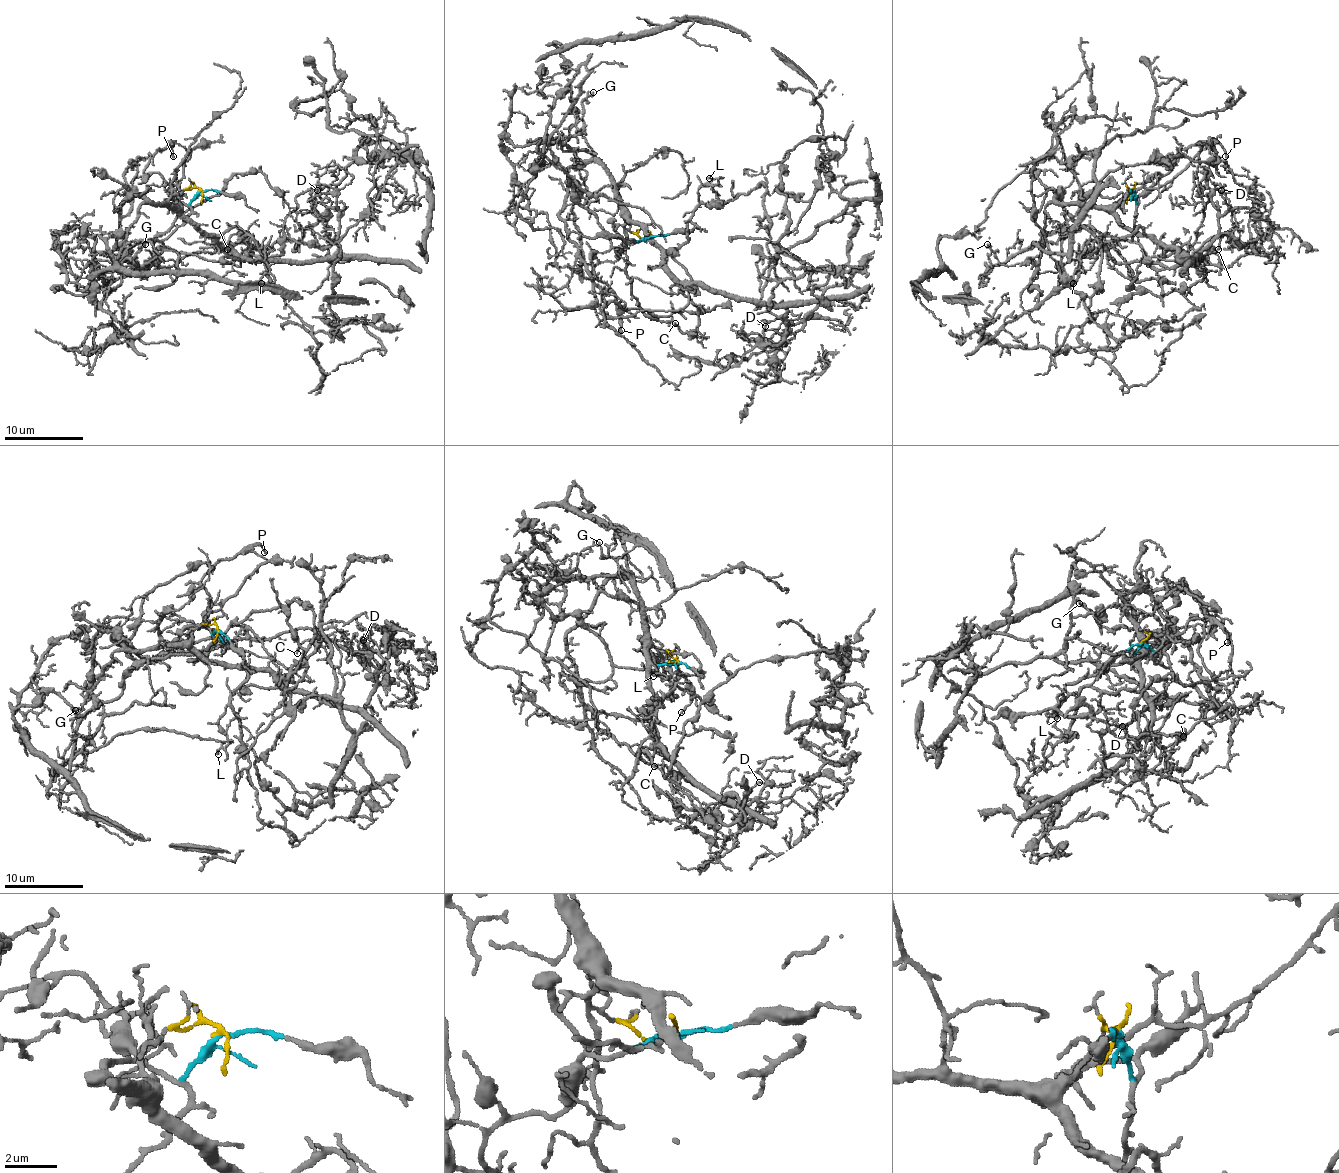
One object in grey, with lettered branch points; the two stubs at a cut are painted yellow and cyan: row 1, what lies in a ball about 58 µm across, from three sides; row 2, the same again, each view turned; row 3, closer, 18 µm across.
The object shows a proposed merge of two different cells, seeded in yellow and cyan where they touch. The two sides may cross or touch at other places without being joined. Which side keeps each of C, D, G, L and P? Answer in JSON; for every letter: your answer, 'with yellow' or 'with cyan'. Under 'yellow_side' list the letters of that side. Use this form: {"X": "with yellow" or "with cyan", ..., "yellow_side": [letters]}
{"C": "with yellow", "D": "with yellow", "G": "with yellow", "L": "with yellow", "P": "with cyan", "yellow_side": ["C", "D", "G", "L"]}

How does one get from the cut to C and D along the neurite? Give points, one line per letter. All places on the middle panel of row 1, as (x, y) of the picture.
C: (649, 236), (625, 224), (633, 220), (645, 232), (696, 307), (698, 327), (682, 333), (674, 323)
D: (649, 236), (625, 226), (633, 220), (680, 281), (785, 307), (783, 337), (764, 339), (765, 327)

